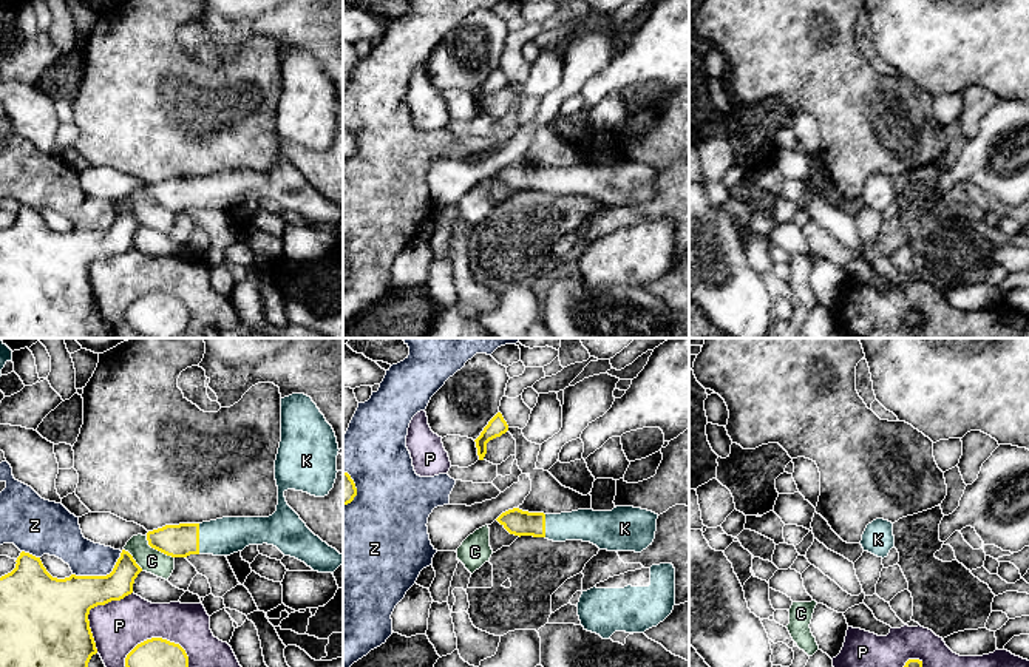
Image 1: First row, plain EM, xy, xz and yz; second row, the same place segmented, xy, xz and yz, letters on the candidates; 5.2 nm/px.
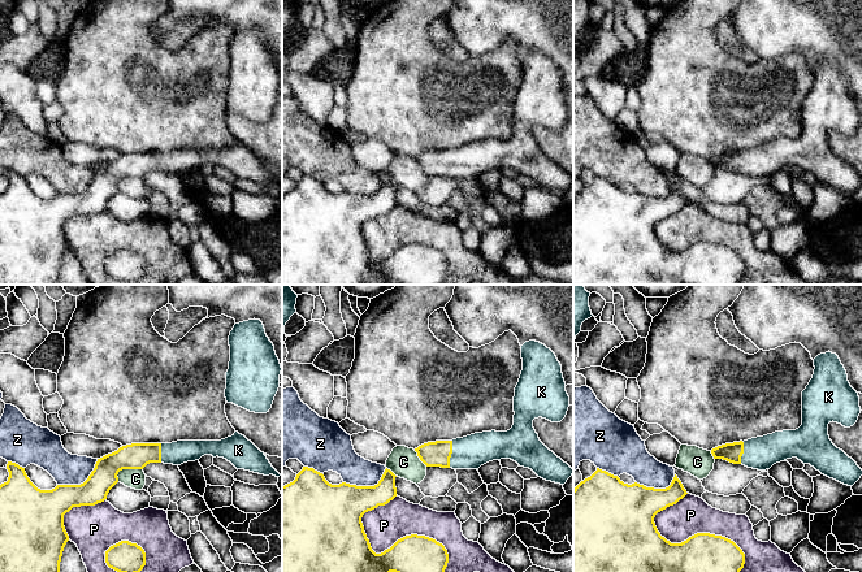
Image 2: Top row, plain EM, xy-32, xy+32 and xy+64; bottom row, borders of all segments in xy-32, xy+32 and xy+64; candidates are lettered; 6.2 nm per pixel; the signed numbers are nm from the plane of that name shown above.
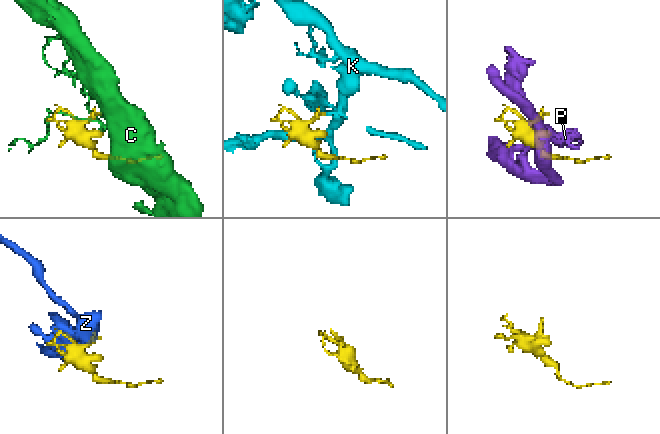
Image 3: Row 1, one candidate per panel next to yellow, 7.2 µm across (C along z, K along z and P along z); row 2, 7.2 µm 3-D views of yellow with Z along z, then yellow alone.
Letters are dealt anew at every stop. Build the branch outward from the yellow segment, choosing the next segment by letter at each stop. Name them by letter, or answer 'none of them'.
K

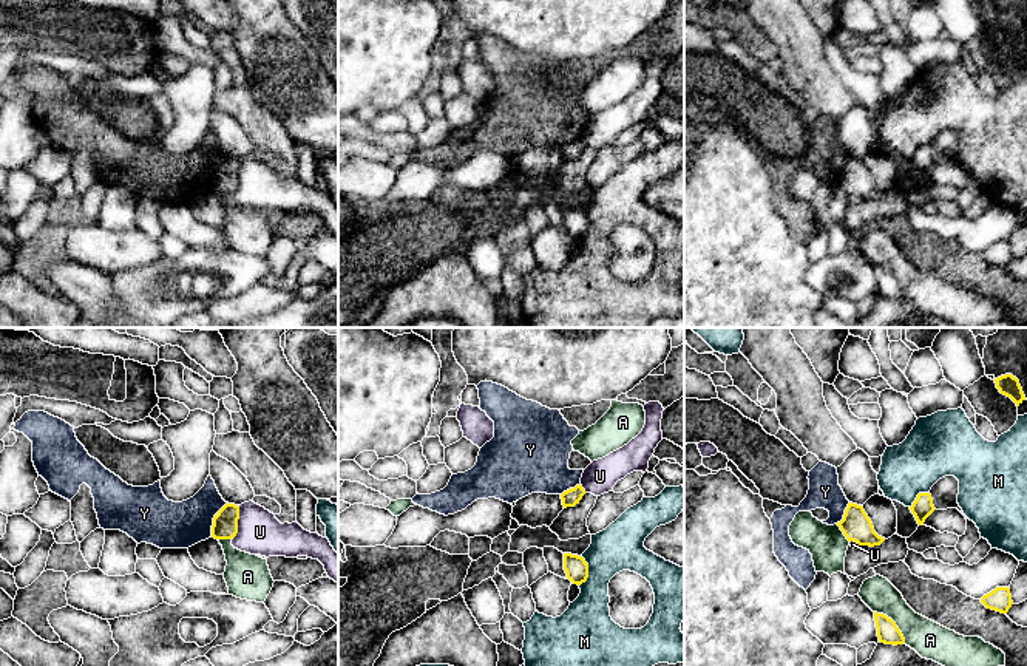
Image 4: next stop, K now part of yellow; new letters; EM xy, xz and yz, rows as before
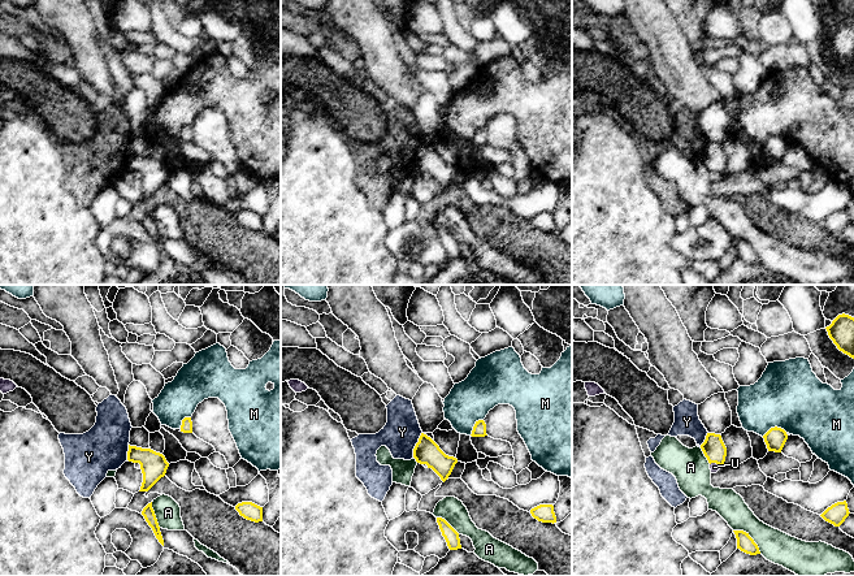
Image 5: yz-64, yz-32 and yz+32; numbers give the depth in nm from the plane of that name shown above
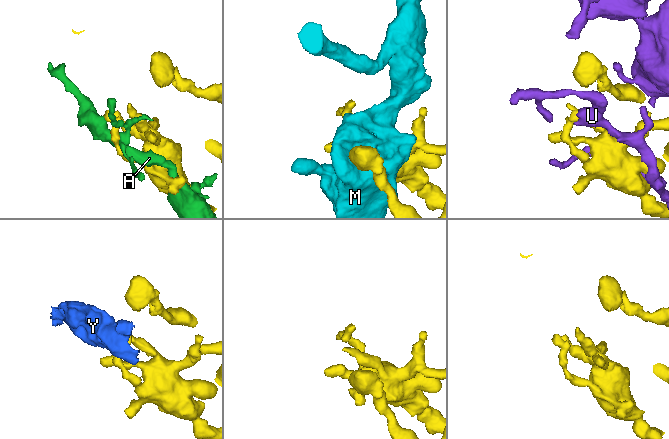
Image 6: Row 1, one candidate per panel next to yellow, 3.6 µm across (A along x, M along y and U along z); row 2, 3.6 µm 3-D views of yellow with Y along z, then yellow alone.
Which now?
none of them

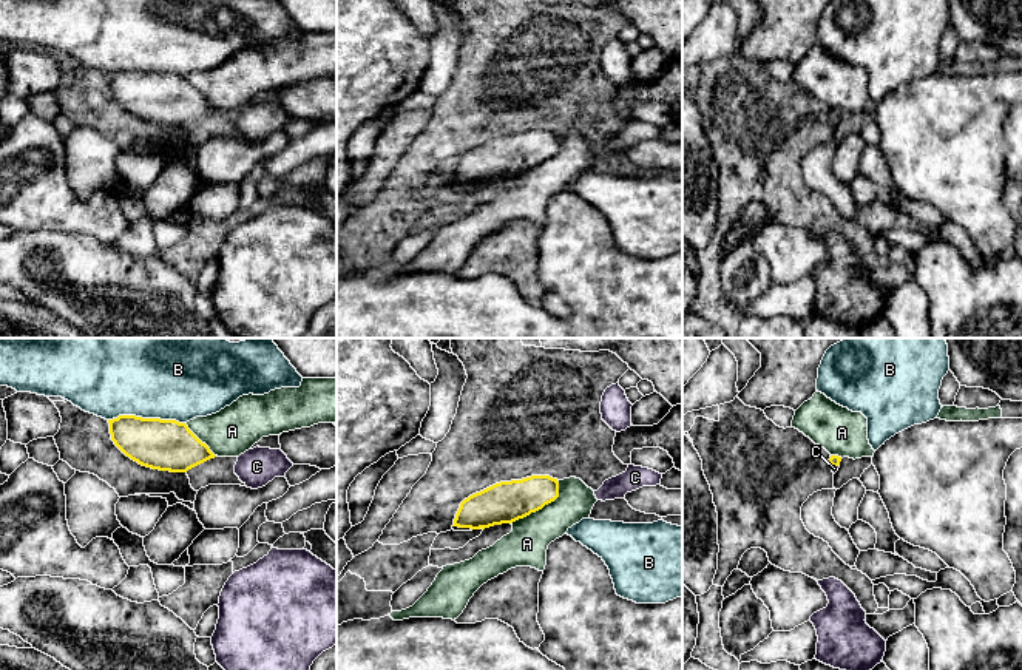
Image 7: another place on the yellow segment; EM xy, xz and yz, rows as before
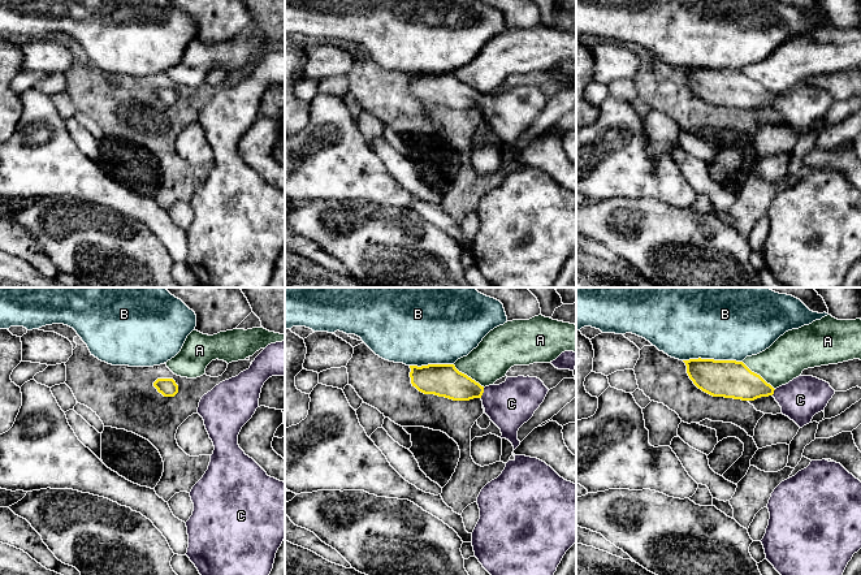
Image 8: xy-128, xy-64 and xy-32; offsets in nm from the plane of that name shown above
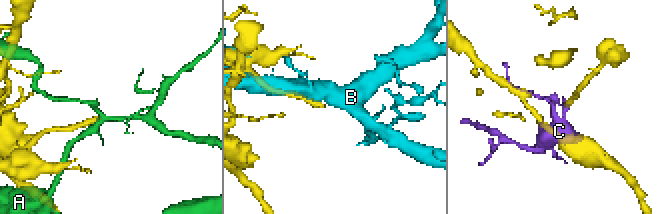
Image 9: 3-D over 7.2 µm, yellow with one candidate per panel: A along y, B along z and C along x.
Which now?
C

